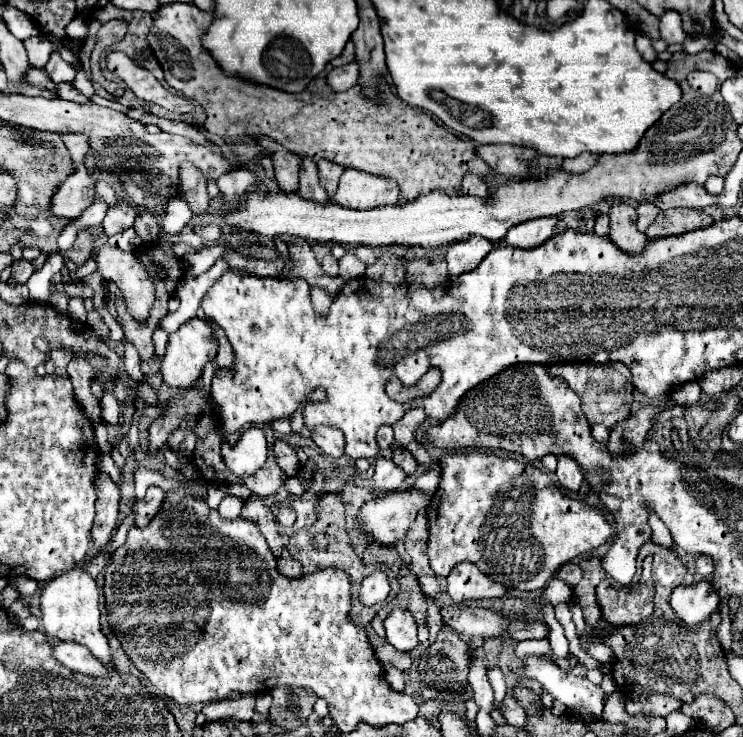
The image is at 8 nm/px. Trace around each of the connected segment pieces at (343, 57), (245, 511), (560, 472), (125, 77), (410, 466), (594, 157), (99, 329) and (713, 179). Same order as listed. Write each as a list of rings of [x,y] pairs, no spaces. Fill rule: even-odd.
[[[352,40],[346,44],[346,48],[344,48],[344,52],[336,58],[336,60],[332,60],[332,66],[344,66],[344,64],[348,64],[348,62],[352,62],[356,56],[354,56],[354,44],[352,44]]]
[[[256,498],[256,500],[246,500],[244,506],[242,506],[242,512],[240,512],[240,518],[244,520],[252,520],[254,524],[258,524],[258,528],[262,530],[262,536],[266,538],[270,550],[276,554],[276,558],[280,558],[282,554],[282,548],[286,546],[286,538],[282,538],[278,534],[278,528],[276,528],[276,518],[272,514],[272,508]]]
[[[560,456],[558,458],[558,470],[556,470],[556,478],[558,478],[558,486],[566,488],[568,492],[578,492],[580,484],[582,484],[582,472],[578,468],[578,464],[568,458],[568,456]]]
[[[110,52],[108,58],[108,70],[124,82],[126,88],[130,88],[138,98],[158,104],[172,112],[184,112],[184,104],[190,104],[188,98],[178,96],[164,88],[146,68],[138,66],[132,58],[128,58],[124,52]]]
[[[396,448],[392,460],[394,460],[394,462],[396,462],[408,476],[414,474],[416,468],[418,468],[418,462],[414,460],[414,456],[412,456],[408,450],[404,450],[404,448]]]
[[[584,152],[576,158],[568,158],[564,160],[564,170],[566,172],[586,172],[588,168],[592,168],[594,164],[598,162],[598,154],[590,154],[590,152]]]
[[[95,309],[88,312],[86,324],[89,328],[94,330],[103,341],[109,340],[110,331],[104,324],[101,315]]]
[[[712,175],[706,180],[704,188],[708,194],[720,194],[724,188],[724,178],[722,176]]]

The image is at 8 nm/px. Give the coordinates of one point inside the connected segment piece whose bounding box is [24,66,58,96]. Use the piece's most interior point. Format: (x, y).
(34, 77)

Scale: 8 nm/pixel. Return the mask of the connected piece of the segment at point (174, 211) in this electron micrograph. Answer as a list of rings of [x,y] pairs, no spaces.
[[[174,198],[166,204],[166,216],[162,218],[162,230],[164,234],[172,236],[172,234],[178,234],[192,218],[192,210],[190,206],[186,204],[186,200],[180,200],[180,198]]]

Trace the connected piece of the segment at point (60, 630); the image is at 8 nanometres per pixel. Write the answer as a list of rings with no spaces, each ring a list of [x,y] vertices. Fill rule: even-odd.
[[[74,568],[66,574],[50,580],[48,586],[44,588],[42,598],[40,598],[42,626],[48,636],[58,638],[58,640],[72,640],[72,642],[84,644],[96,660],[100,660],[106,666],[112,666],[110,646],[108,646],[108,640],[100,628],[98,598],[100,598],[100,592],[98,592],[94,578],[86,570]]]

